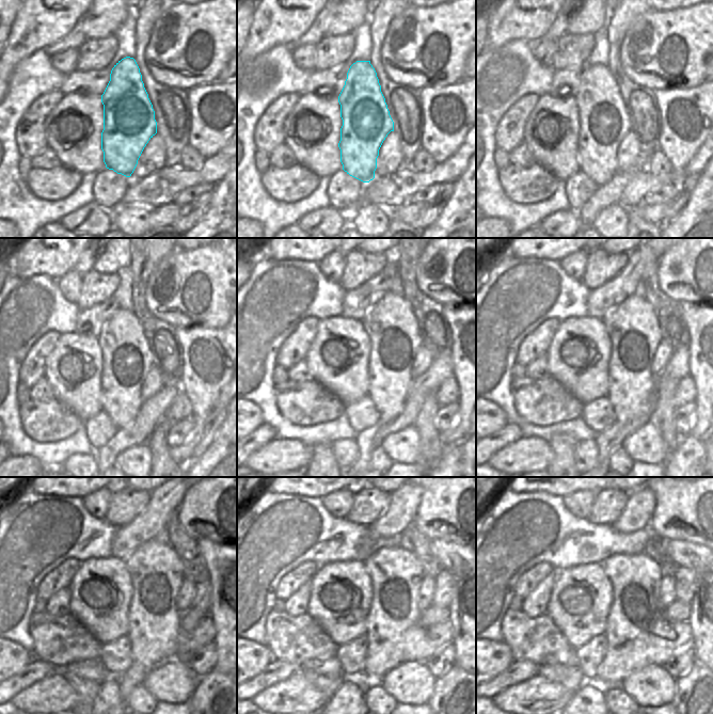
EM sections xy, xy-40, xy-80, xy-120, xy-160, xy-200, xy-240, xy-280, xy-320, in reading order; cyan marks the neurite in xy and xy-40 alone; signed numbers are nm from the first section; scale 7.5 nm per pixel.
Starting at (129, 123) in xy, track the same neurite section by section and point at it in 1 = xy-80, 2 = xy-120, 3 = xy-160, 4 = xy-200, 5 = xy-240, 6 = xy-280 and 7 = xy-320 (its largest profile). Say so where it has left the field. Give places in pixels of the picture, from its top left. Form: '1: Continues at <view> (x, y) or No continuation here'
1: Continues at xy-80 (604, 122)
2: Continues at xy-120 (127, 360)
3: Continues at xy-160 (391, 323)
4: Continues at xy-200 (633, 328)
5: Continues at xy-240 (157, 573)
6: Continues at xy-280 (396, 635)
7: Continues at xy-320 (638, 633).

